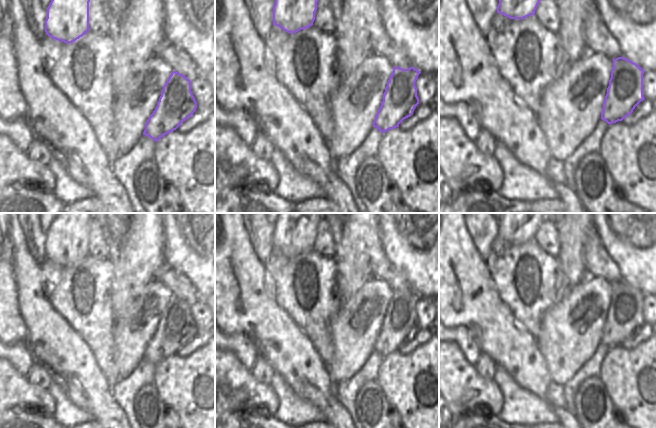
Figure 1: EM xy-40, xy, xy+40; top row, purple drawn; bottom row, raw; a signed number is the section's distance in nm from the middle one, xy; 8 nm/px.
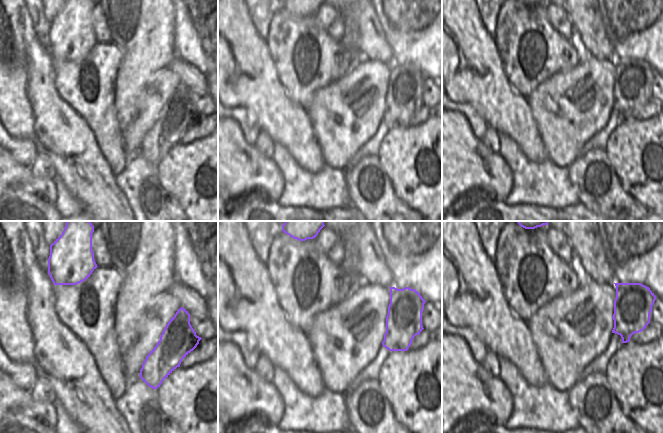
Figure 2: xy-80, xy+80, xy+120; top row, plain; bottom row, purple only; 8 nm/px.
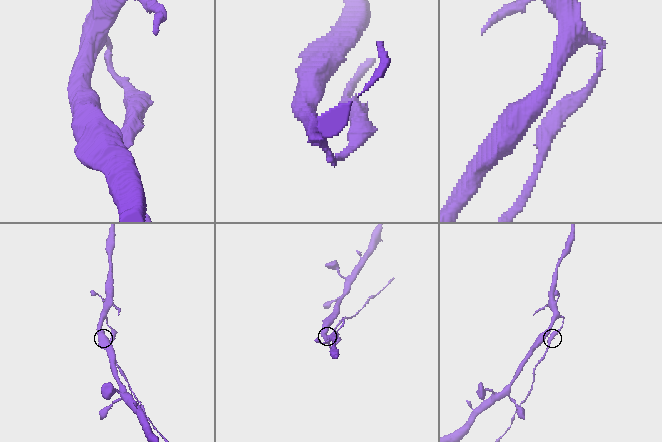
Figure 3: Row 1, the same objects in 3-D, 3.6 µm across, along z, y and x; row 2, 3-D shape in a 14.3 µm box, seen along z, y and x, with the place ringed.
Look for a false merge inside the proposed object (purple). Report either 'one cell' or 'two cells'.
two cells

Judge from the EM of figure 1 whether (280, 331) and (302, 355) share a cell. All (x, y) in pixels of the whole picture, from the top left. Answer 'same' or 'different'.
same

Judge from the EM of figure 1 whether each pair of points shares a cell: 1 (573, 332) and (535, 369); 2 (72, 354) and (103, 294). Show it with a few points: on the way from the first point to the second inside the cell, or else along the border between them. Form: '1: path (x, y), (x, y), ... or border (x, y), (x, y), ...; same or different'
1: border (536, 339), (536, 345), (552, 381); different
2: border (65, 319), (82, 338), (94, 356); different

